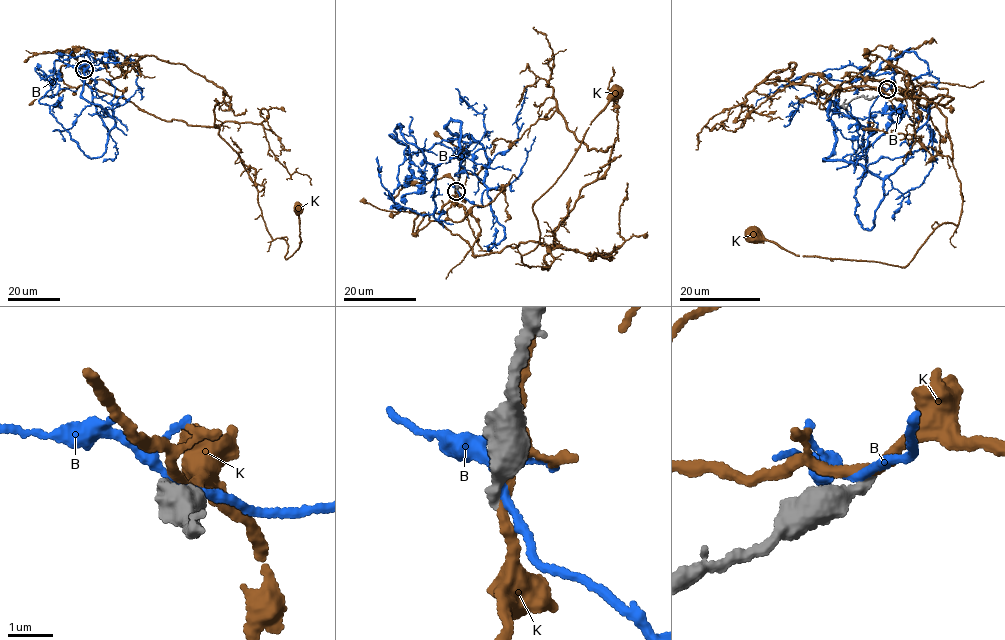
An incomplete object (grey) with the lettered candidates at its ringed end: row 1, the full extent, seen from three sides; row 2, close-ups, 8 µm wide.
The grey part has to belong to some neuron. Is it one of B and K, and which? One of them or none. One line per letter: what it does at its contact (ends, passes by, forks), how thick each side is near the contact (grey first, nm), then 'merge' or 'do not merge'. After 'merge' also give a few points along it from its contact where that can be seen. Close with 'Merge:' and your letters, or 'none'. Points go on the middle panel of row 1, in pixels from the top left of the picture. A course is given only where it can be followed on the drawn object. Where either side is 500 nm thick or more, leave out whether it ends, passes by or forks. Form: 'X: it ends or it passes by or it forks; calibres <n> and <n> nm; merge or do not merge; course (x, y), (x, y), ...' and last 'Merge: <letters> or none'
B: it passes by; calibres 400 and 150 nm; do not merge
K: it passes by; calibres 360 and 240 nm; do not merge
Merge: none

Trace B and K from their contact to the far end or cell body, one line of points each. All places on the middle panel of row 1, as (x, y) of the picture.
B: (457, 190), (482, 206), (488, 159), (452, 120), (460, 150), (437, 169), (432, 214), (396, 202), (379, 171)
K: (456, 191), (440, 223), (474, 255), (540, 241), (548, 269), (521, 262), (538, 243), (535, 202), (617, 92)

